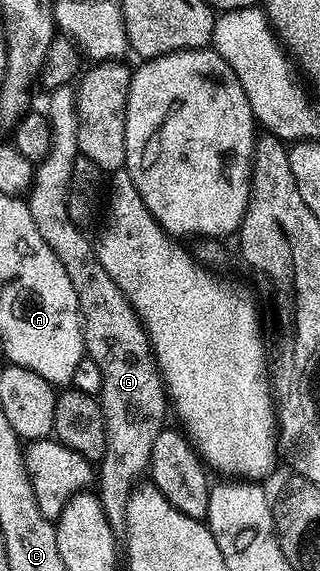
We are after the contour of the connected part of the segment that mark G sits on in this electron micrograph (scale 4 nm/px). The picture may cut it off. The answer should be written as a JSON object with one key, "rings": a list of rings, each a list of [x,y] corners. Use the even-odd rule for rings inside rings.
{"rings":[[[66,85],[48,92],[47,98],[51,147],[43,161],[36,164],[33,183],[27,192],[27,202],[31,209],[31,221],[35,221],[35,229],[39,229],[39,237],[51,245],[51,253],[59,257],[63,269],[67,269],[67,277],[71,277],[71,285],[75,288],[81,310],[85,353],[88,359],[99,365],[99,373],[103,373],[99,402],[107,425],[107,449],[99,460],[95,494],[101,500],[103,513],[107,513],[107,521],[114,535],[121,537],[127,525],[128,505],[149,470],[155,437],[166,430],[165,410],[170,400],[167,398],[167,384],[161,368],[153,358],[149,334],[138,318],[137,311],[119,289],[119,285],[111,281],[111,273],[103,269],[94,240],[90,236],[88,239],[85,236],[88,234],[77,227],[75,221],[71,221],[71,213],[67,213],[71,165],[75,165],[79,154],[77,92],[72,86]]]}

